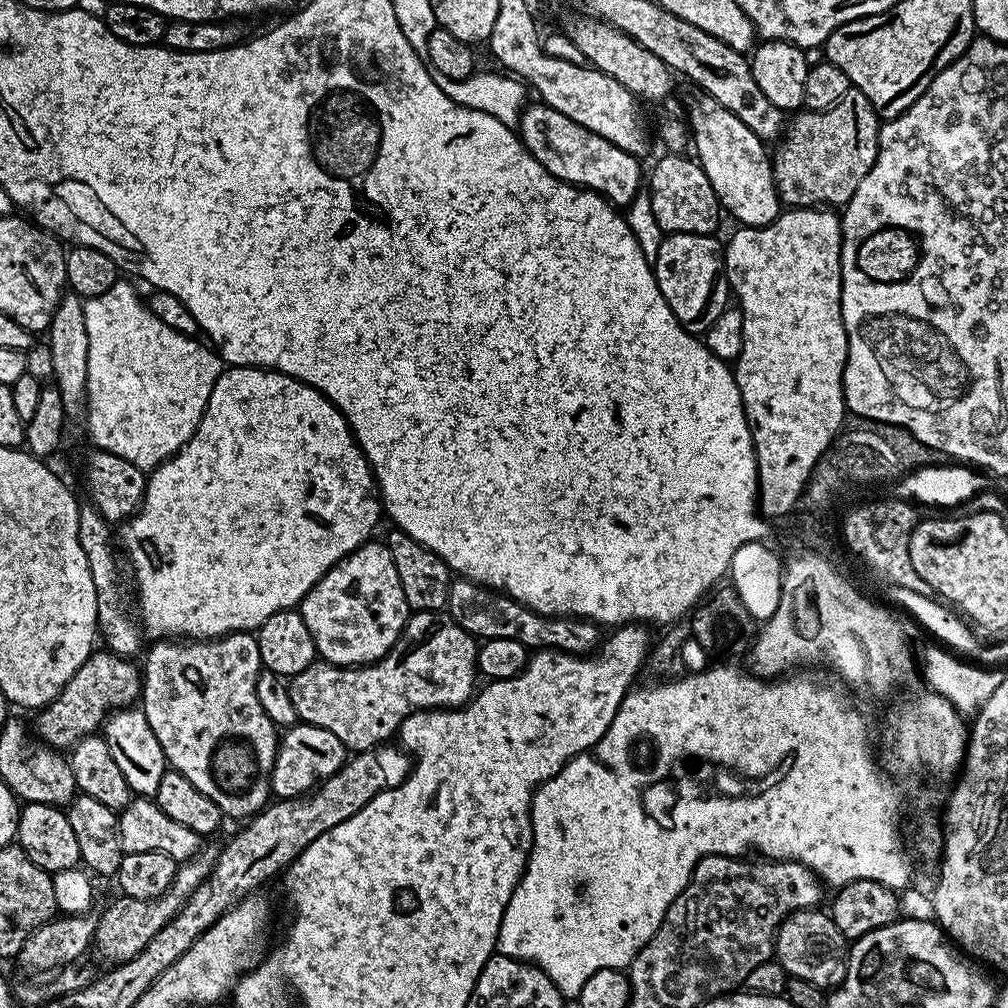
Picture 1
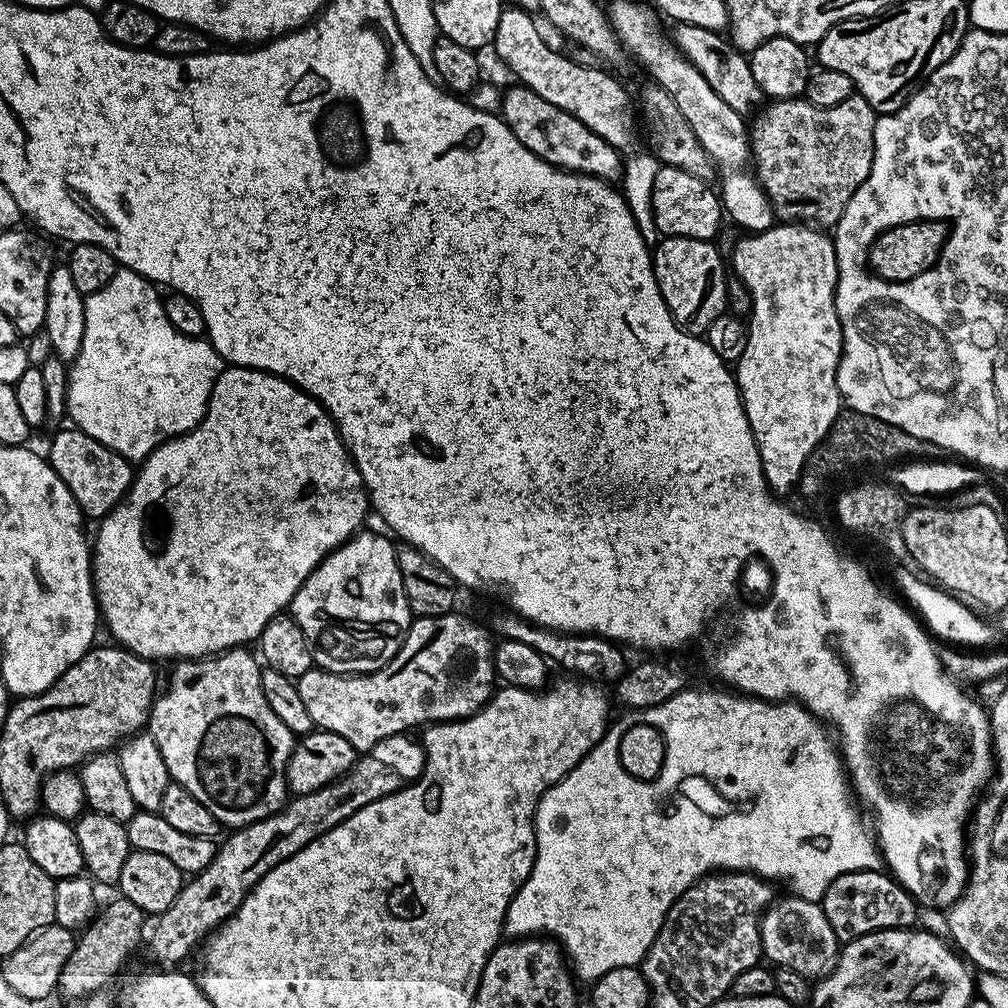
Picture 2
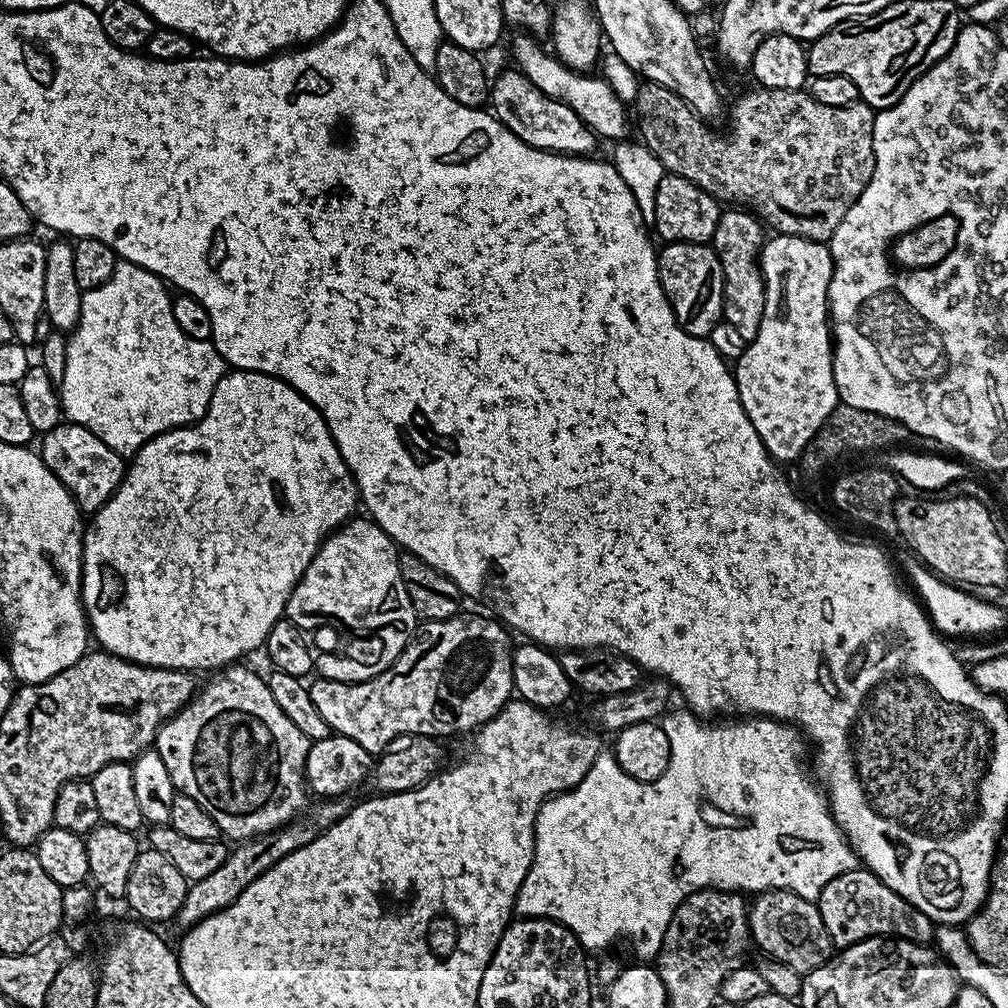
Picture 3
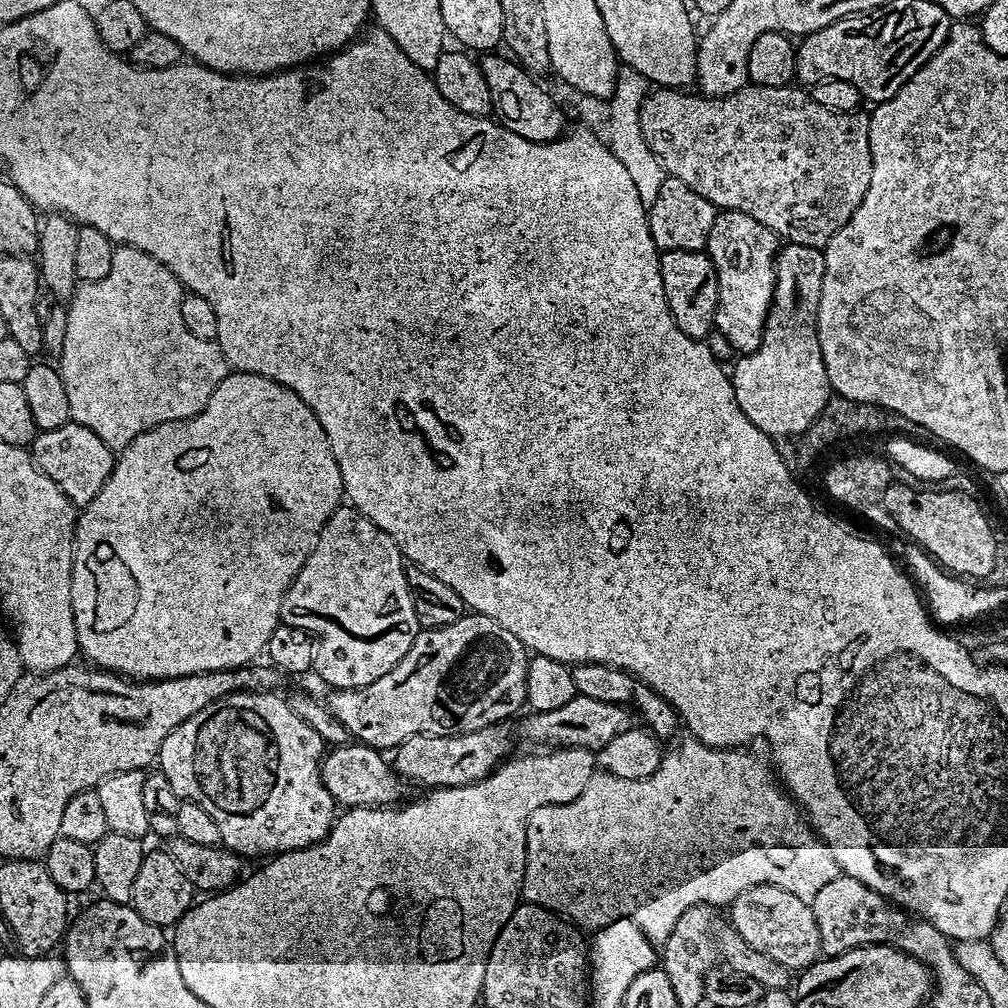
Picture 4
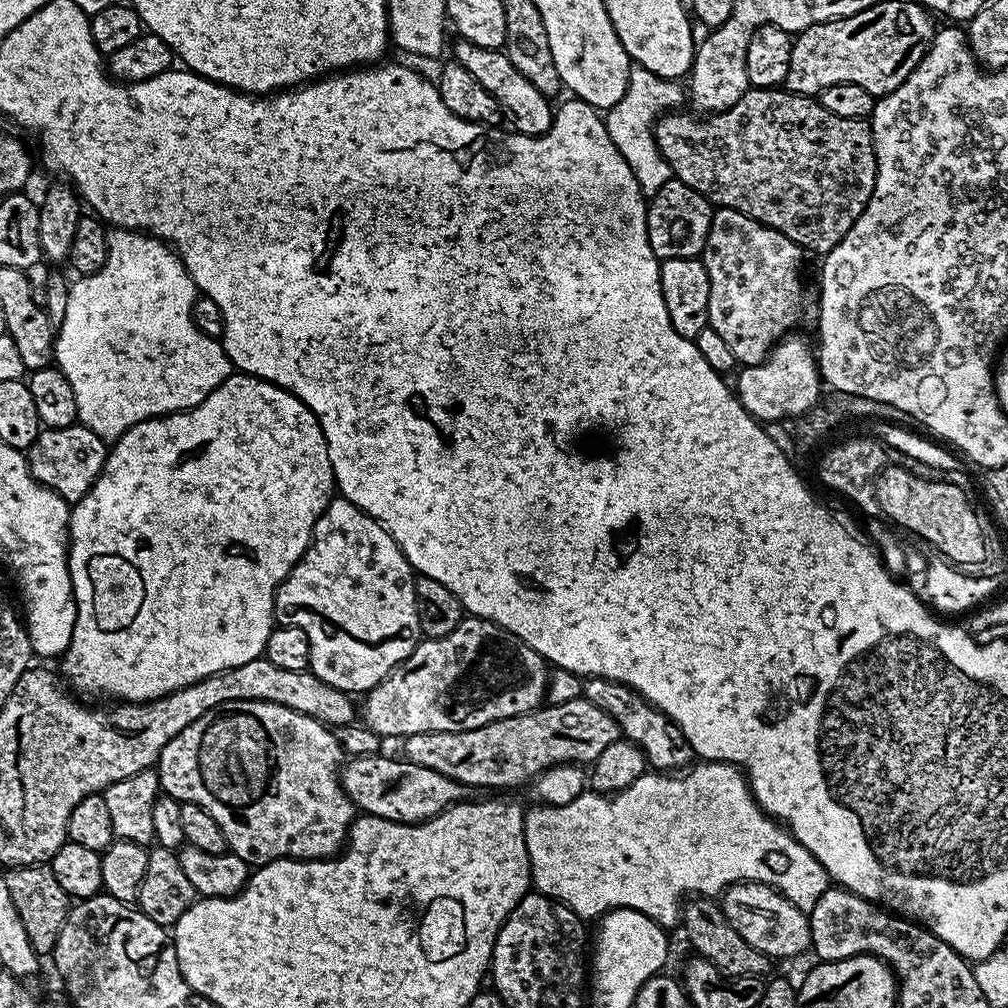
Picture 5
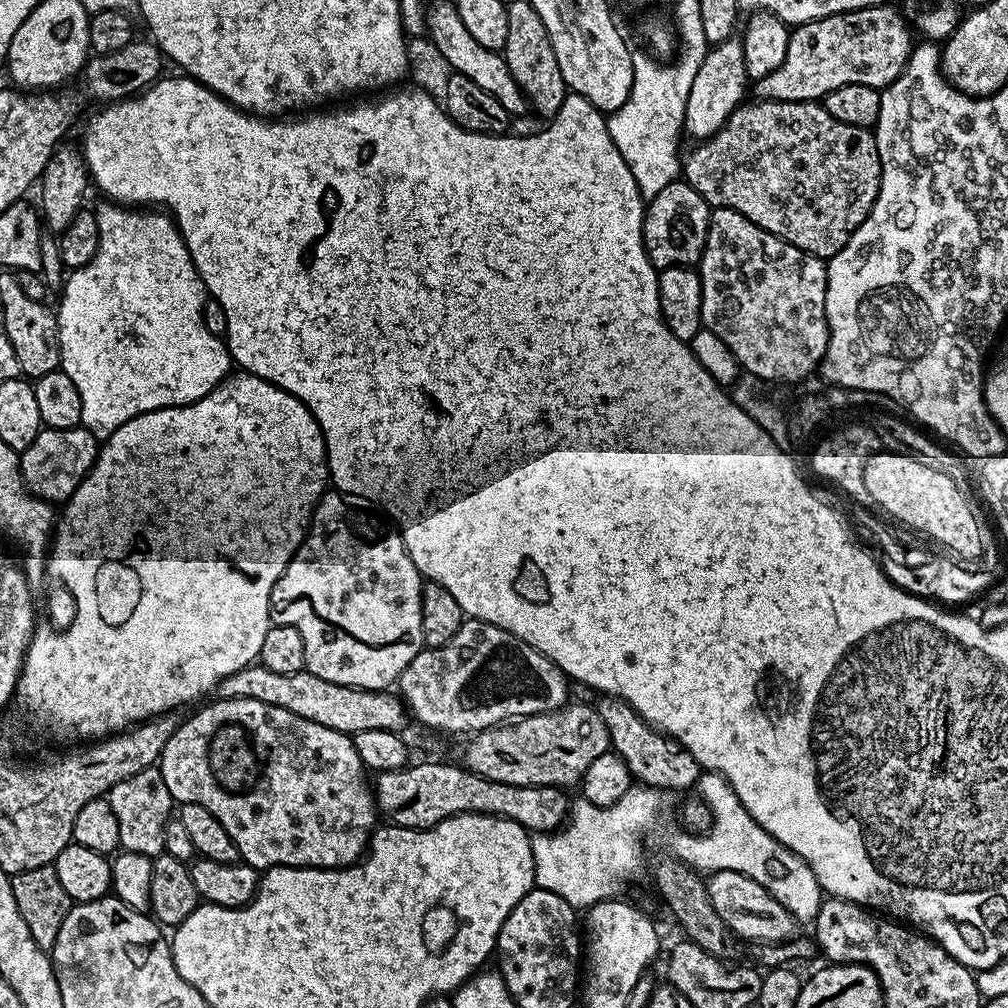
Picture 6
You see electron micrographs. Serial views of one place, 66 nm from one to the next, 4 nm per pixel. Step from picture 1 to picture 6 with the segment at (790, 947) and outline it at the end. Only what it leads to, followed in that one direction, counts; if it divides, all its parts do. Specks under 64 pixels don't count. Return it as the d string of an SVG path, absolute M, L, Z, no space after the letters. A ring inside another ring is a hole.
M722 870L711 873L706 885L718 918L722 918L733 937L756 940L755 943L761 945L781 944L797 935L798 922L792 917L790 910L786 910L786 906L782 906L782 902L778 902L778 898L774 898L774 894L766 890L766 886L754 882L754 878L746 878L746 874L738 874L734 870Z

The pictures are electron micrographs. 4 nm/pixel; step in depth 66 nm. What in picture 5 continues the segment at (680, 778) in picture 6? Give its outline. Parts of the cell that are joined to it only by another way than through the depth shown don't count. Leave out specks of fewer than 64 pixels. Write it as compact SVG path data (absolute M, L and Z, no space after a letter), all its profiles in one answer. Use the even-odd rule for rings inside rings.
M590 676L583 681L583 699L594 702L594 706L606 710L606 714L610 714L614 722L618 722L621 737L640 748L649 769L660 774L672 774L677 770L687 769L693 763L694 753L682 730L678 730L670 717L659 712L653 704L648 703L645 696L630 686L614 682L610 678Z

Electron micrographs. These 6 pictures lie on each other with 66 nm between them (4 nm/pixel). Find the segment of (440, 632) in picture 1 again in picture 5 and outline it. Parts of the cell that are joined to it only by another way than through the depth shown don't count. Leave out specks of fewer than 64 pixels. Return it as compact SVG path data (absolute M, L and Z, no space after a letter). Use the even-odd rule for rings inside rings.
M466 618L450 634L437 640L421 639L416 649L381 684L362 700L362 723L381 738L407 738L423 732L465 732L495 720L517 716L545 703L549 665L526 642L519 640L494 622Z

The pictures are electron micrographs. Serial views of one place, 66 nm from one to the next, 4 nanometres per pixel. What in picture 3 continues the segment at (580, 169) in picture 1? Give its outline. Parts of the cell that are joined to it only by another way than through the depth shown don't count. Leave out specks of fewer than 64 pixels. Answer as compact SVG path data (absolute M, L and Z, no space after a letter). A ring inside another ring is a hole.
M519 70L504 72L490 84L490 108L496 119L501 120L522 142L547 152L563 152L574 156L595 153L598 136L569 104L548 97L534 86L530 78Z

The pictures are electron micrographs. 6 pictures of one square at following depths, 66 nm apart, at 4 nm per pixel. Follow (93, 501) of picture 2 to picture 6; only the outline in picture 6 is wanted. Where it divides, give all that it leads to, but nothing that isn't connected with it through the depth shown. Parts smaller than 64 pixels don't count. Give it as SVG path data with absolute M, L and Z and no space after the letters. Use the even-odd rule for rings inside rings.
M44 428L24 452L19 453L20 476L29 492L53 505L63 505L78 490L98 455L98 440L87 428Z

